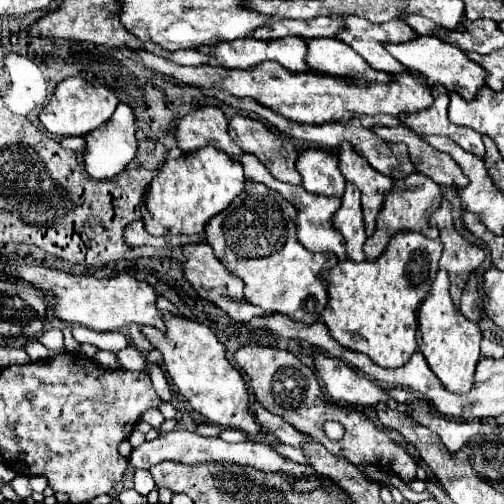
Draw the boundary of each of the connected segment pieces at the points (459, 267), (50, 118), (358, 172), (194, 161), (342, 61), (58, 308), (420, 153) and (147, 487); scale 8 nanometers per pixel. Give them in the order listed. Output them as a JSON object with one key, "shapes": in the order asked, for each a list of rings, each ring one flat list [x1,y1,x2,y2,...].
{"shapes":[[[442,199,440,207,432,213,430,225,440,229,440,241,444,243,440,267,444,267,450,273,450,281,452,281,450,295,452,295,454,303,458,305,468,273,474,271,476,267,480,267,486,253,480,245,466,241,458,233,458,229,454,227,454,221,452,221,452,207,450,207,448,199]],[[70,77,58,83,48,105,40,111,40,123,56,135,86,135,106,123,118,105,118,97,106,87,94,87,80,77]],[[342,143,338,147,338,165,346,181,354,183,362,193,366,235,372,235,376,229,376,215,382,207,382,199,392,189,392,179,378,173,350,143]],[[202,147,190,153,182,153,176,159,168,159,146,189,146,231,150,235,202,233,210,217,224,211,232,199,240,195,240,191,244,191,242,165,230,161,230,157,222,151,214,147]],[[314,39,308,43,308,61,312,69,332,75,350,77,360,83,390,83,392,75,372,69,356,51,340,39]],[[20,265,20,279,34,285,36,289,46,291,52,295,54,301,54,315,62,321,78,323,94,331,118,331,120,327,128,323,136,325,152,325,162,329,162,315,154,305,156,291,136,277,120,275,120,277,84,277,84,275,72,275,66,271,56,271,40,265]],[[372,127,372,131,388,143,404,143,410,151,410,159,418,173,428,175,438,185,446,187,466,187,468,177,456,167,456,161,442,151,436,151,422,135,412,133,408,127]],[[136,471,134,473,134,489,140,493,140,495,148,495,152,489,154,489,154,479,150,475,150,471]]]}

